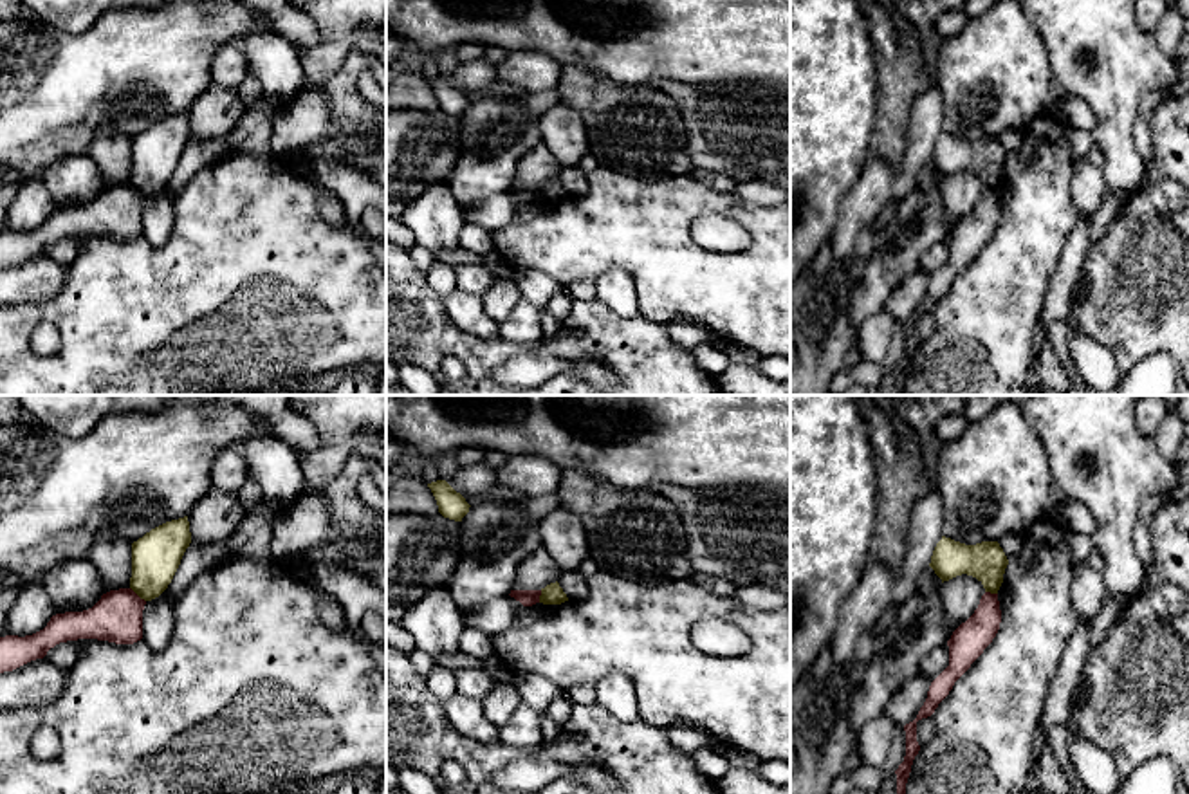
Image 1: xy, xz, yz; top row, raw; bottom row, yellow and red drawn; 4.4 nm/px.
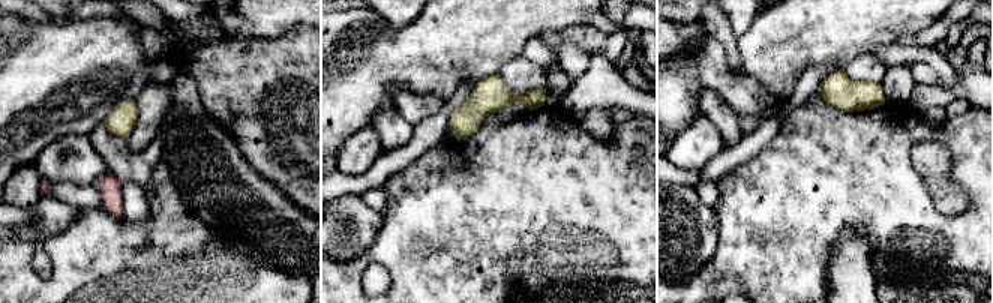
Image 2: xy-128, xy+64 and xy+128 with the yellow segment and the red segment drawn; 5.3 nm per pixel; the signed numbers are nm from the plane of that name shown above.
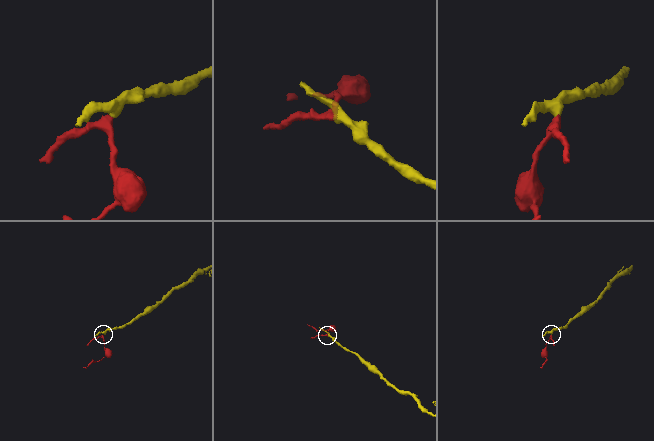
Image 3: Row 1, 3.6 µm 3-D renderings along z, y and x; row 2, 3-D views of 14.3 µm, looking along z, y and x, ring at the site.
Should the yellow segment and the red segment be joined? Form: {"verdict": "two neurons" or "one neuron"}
{"verdict": "two neurons"}

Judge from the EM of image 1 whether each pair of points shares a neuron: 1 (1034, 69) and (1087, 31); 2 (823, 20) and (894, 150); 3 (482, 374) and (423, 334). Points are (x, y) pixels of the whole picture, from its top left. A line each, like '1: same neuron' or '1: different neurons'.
1: different neurons
2: different neurons
3: same neuron

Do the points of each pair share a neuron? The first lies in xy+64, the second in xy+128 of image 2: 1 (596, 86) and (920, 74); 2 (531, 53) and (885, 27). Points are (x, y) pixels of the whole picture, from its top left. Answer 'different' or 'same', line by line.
1: different
2: different

